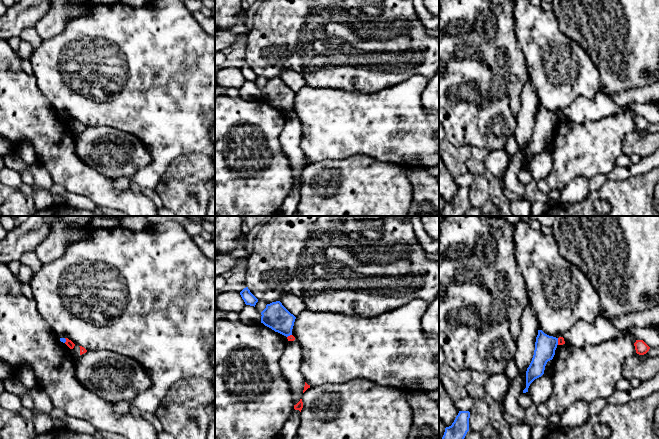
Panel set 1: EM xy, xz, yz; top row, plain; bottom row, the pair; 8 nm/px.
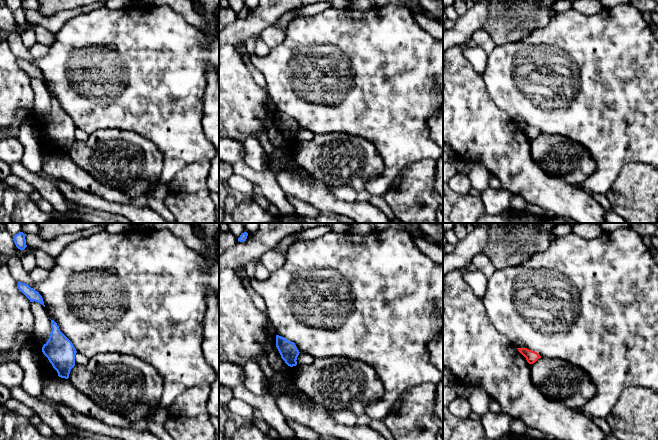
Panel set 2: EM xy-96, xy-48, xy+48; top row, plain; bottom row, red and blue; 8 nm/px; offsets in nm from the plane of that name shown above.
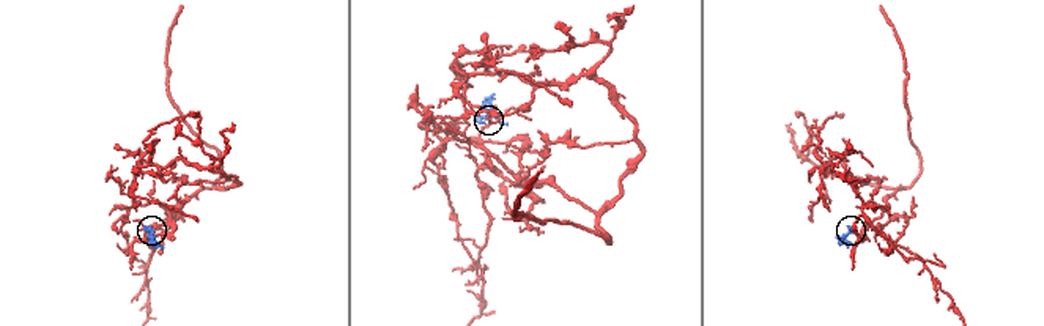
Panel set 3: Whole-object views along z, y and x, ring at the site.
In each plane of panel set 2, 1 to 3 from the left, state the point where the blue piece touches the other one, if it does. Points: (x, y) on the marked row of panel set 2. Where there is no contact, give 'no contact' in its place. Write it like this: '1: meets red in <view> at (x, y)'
1: no contact
2: no contact
3: no contact

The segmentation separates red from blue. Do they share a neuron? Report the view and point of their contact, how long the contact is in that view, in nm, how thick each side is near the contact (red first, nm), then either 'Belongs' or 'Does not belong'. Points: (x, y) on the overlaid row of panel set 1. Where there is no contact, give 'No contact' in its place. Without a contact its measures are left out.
Touches red at yz (558, 341). Shared border 60 nm. Thickness 50 nm (red) against 170 nm. Does not belong

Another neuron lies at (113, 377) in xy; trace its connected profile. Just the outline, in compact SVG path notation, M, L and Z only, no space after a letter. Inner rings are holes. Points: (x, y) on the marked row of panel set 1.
M87 351L76 358L74 370L83 387L111 403L131 403L151 384L138 361L111 351Z

